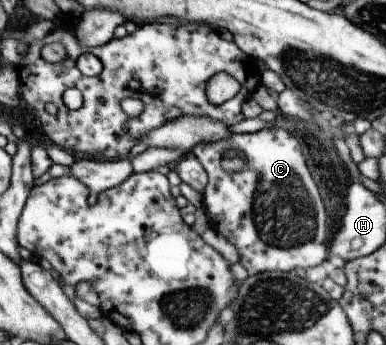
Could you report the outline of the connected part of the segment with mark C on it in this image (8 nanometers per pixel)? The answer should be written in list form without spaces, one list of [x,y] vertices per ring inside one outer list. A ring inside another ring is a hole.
[[[272,126],[254,133],[234,134],[222,141],[198,143],[191,151],[204,166],[208,175],[208,185],[202,193],[203,207],[212,221],[211,229],[222,233],[239,253],[239,262],[246,268],[254,268],[256,273],[291,272],[302,267],[308,269],[320,265],[328,259],[328,227],[324,201],[318,186],[310,175],[298,139],[290,131]],[[228,149],[236,149],[246,155],[246,167],[237,173],[222,169],[222,155]]]

